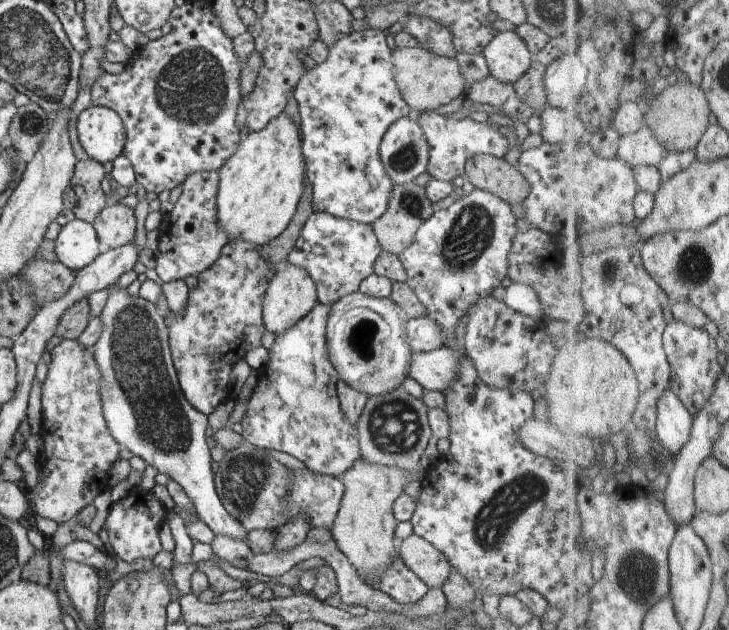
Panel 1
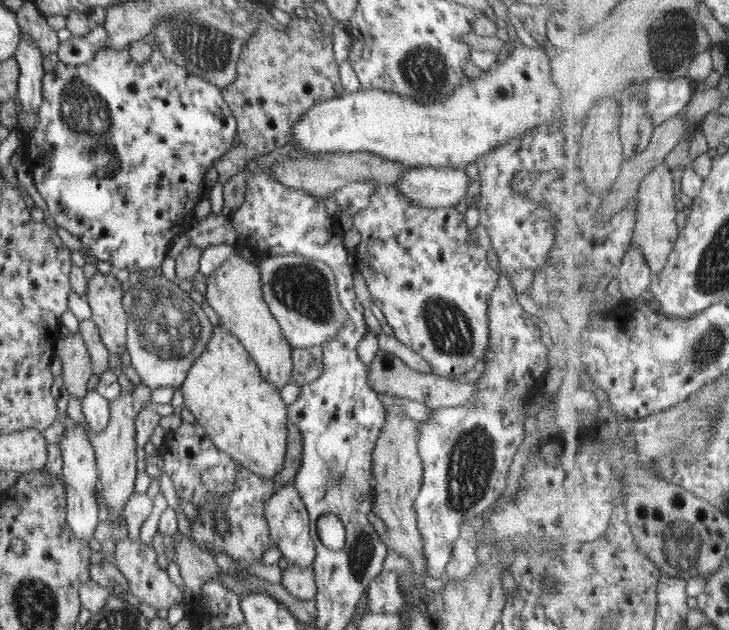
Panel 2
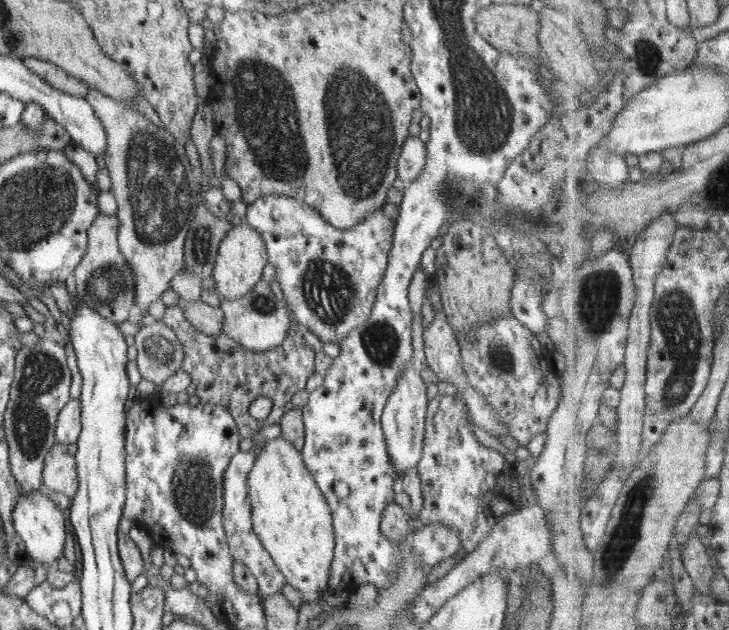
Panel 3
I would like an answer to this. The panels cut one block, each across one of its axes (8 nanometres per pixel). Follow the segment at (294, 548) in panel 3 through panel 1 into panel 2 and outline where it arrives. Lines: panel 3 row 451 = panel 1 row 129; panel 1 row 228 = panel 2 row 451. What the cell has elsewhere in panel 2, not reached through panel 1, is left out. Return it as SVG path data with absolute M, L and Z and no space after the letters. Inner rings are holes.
M223 325L214 327L207 347L192 363L180 388L183 404L220 450L238 467L273 480L286 458L286 403L280 391L261 376L244 345Z

